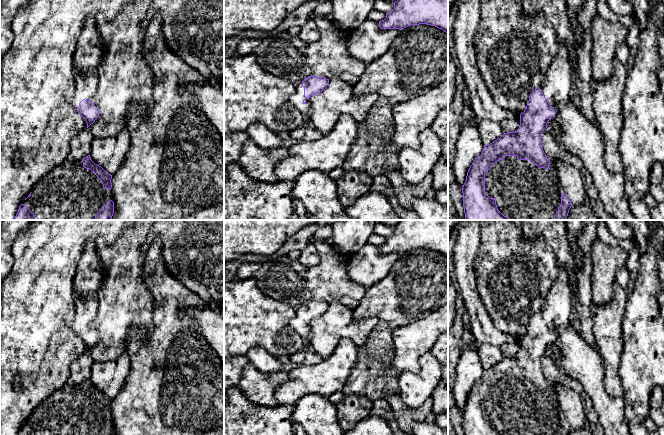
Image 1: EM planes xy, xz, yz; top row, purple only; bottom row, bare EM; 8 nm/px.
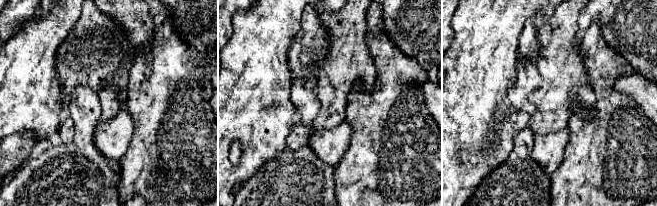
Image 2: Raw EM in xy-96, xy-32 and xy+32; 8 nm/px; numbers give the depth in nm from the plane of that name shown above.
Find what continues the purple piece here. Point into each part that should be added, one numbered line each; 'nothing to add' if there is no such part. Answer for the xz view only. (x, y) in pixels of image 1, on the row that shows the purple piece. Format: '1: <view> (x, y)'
1: xz (297, 98)

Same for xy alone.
1: xy (86, 83)
2: xy (69, 191)

